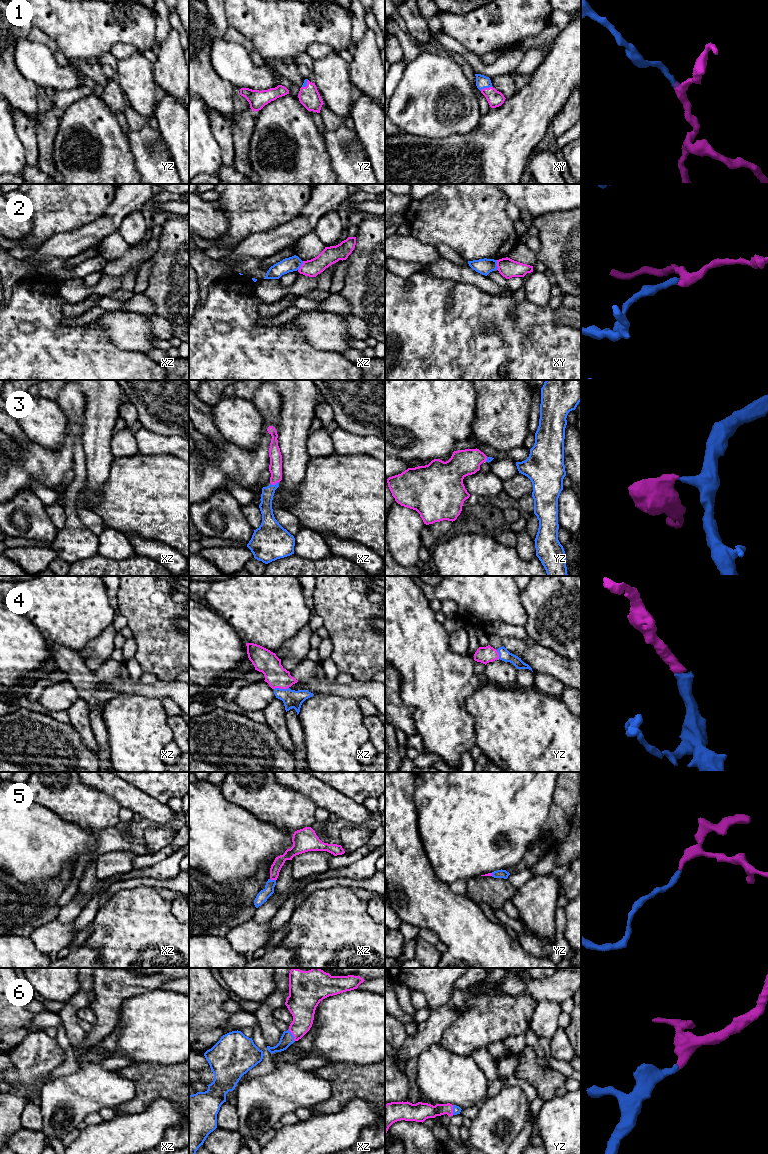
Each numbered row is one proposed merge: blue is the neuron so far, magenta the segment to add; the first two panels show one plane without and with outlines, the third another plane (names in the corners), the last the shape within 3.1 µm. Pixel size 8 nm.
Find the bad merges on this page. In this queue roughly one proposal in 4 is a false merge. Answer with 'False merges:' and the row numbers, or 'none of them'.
False merges: 2

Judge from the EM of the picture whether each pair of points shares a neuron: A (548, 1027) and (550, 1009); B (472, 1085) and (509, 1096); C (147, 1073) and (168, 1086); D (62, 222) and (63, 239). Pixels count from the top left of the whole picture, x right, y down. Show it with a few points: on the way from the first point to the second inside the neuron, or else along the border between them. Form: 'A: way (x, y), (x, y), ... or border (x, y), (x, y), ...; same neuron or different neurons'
A: way (548, 1023), (548, 1013); same neuron
B: border (488, 1095), (479, 1105); different neurons
C: way (152, 1078), (155, 1081), (163, 1081); same neuron
D: border (85, 224), (72, 230), (58, 232), (42, 242); different neurons

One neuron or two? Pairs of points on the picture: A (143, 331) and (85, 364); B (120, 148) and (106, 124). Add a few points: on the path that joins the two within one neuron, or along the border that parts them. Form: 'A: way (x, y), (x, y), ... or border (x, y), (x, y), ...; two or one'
A: border (101, 328), (108, 339), (116, 346), (139, 352); two
B: way (114, 142), (106, 134), (106, 130); one

